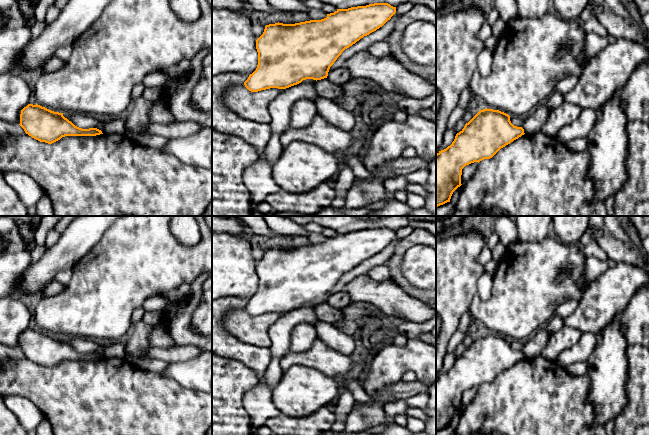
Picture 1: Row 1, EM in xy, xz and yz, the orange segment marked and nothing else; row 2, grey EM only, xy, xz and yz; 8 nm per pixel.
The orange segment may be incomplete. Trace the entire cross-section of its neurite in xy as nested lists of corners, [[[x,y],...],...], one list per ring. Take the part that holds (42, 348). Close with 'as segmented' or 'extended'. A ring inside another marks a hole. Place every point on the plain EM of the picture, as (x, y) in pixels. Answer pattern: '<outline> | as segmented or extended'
[[[28,328],[21,334],[20,348],[32,362],[52,368],[65,360],[96,360],[103,358],[97,352],[82,353],[63,340],[38,328]]] | as segmented

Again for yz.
[[[487,332],[480,334],[456,358],[452,368],[436,378],[436,431],[450,426],[453,416],[462,409],[462,393],[466,389],[492,382],[501,372],[524,358],[522,351],[511,347],[508,338]]] | as segmented

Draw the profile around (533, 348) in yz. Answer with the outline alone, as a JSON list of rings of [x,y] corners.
[[[541,329],[532,337],[522,349],[525,358],[535,358],[541,355],[542,350],[546,347],[550,334],[546,329]]]

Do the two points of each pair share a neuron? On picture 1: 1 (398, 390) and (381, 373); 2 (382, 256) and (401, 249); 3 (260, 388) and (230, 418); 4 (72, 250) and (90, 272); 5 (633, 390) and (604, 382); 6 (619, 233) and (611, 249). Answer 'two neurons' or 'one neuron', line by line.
1: two neurons
2: two neurons
3: two neurons
4: two neurons
5: two neurons
6: two neurons

